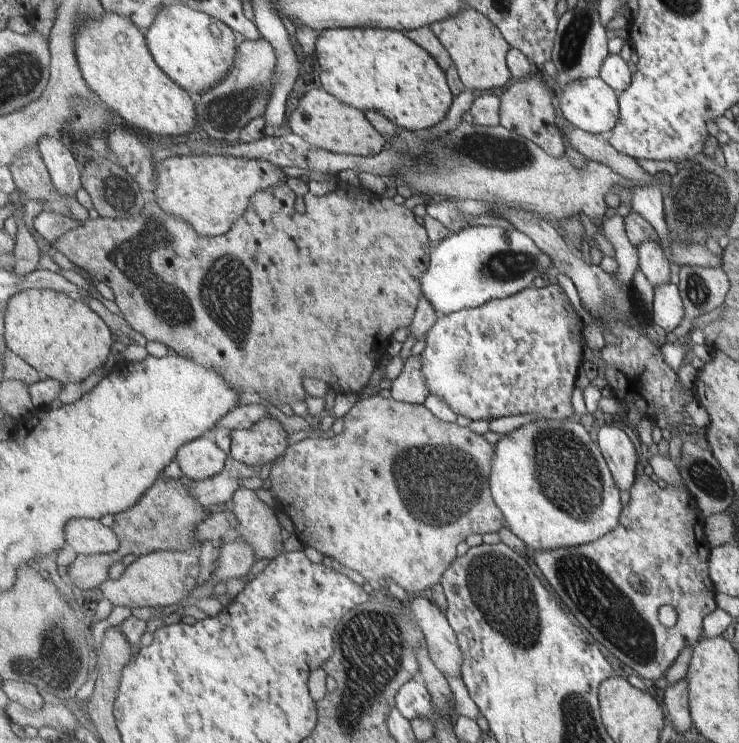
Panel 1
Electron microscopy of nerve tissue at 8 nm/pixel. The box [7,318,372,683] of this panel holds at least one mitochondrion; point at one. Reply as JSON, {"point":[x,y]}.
{"point":[63,654]}

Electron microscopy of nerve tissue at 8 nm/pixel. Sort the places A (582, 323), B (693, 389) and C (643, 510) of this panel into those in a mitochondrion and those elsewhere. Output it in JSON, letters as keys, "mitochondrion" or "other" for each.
{"A":"other","B":"other","C":"other"}

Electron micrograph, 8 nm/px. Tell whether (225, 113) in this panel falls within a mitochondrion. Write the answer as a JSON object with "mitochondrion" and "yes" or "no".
{"mitochondrion":"yes"}

